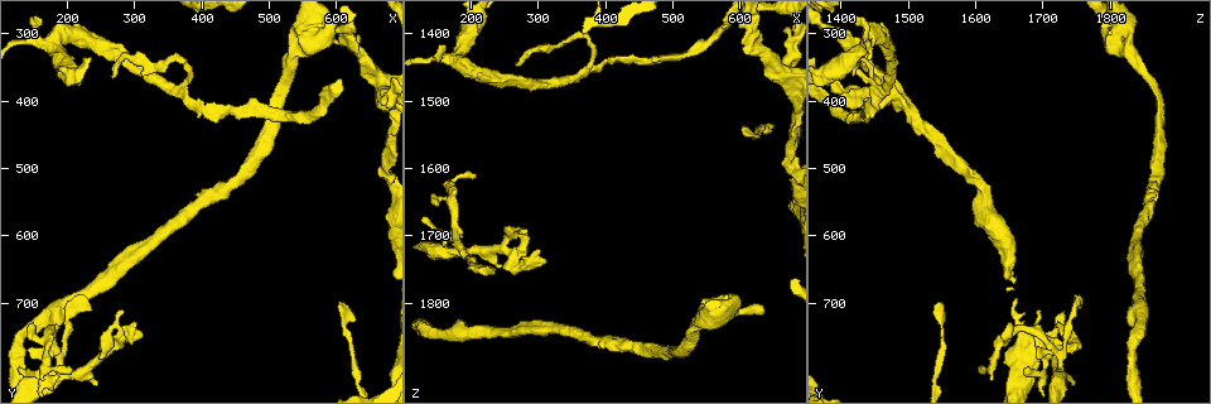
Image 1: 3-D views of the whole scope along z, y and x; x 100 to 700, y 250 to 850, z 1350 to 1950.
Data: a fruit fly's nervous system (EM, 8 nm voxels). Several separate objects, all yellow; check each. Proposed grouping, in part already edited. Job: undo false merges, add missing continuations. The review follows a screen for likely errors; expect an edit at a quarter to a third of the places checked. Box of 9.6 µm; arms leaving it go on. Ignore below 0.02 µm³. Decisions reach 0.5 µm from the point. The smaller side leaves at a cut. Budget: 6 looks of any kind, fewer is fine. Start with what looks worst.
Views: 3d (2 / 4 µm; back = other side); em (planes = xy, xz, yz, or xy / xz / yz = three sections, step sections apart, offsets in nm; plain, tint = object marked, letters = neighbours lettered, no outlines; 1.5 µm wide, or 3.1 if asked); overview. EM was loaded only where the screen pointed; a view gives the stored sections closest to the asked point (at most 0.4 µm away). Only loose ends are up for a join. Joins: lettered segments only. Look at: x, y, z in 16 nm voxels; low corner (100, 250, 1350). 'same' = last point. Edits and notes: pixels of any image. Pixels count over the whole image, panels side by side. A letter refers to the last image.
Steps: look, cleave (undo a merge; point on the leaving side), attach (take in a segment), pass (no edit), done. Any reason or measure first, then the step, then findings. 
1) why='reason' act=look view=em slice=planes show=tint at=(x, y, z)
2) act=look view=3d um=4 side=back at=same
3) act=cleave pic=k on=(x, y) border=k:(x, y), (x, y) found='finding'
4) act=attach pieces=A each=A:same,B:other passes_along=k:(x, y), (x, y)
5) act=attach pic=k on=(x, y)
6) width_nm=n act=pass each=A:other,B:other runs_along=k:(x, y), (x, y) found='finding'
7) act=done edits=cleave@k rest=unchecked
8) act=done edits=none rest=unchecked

why='branch stops here' act=look view=3d um=2 at=(635, 300, 1815)

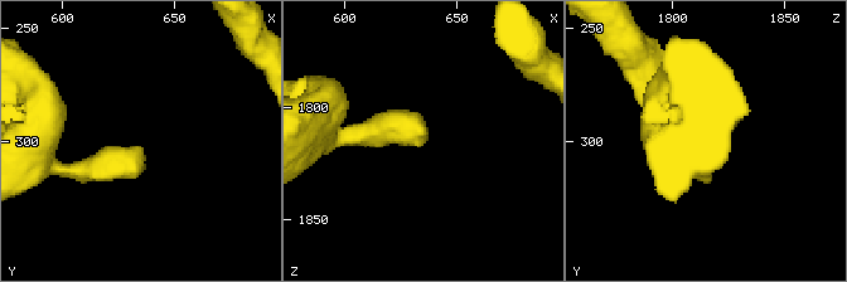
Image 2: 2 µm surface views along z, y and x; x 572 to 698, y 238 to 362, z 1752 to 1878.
act=look view=em slice=planes show=tint at=(635, 302, 1810)

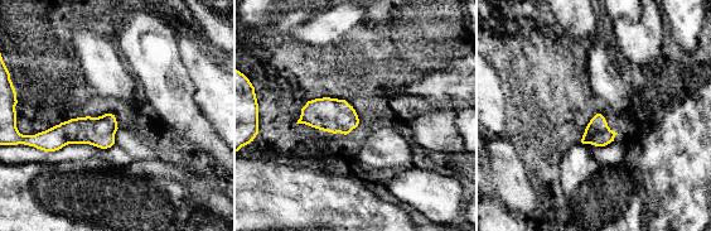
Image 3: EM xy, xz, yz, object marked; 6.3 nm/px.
why='what lies round it' act=look view=em slice=planes show=letters at=same

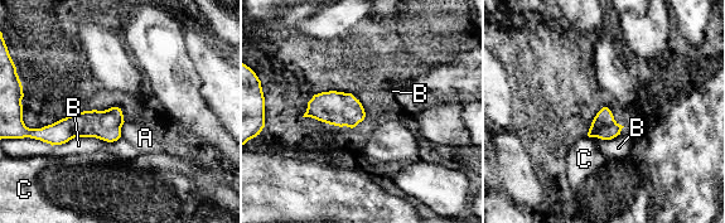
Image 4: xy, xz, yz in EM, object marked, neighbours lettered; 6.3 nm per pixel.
act=pass each=A:other,B:other,C:other border=4:(124, 121), (120, 135) found='none of them fits'

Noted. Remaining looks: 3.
why='two arms in line, one across' act=look view=em slice=yz step=8 show=tint at=(360, 390, 1465)

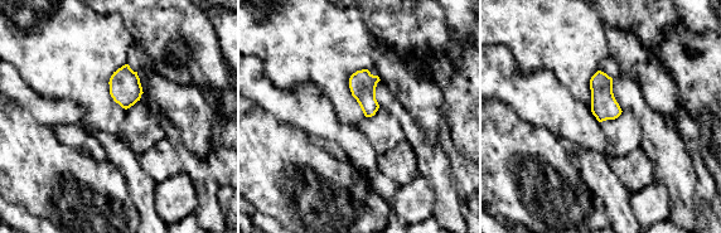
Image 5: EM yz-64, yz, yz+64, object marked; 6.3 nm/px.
why='another direction' act=look view=em slice=planes show=letters at=same

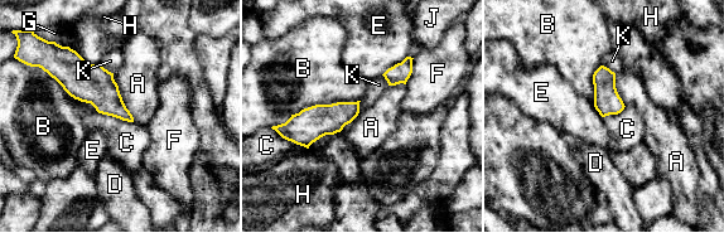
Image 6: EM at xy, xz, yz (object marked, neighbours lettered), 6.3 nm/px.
act=pass each=A:other,B:other,C:other,D:other,E:other,F:other,G:other,H:other,J:other,K:other border=6:(97, 111), (133, 122) found='one cell here'

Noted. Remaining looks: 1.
act=done edits=none rest=unchecked

